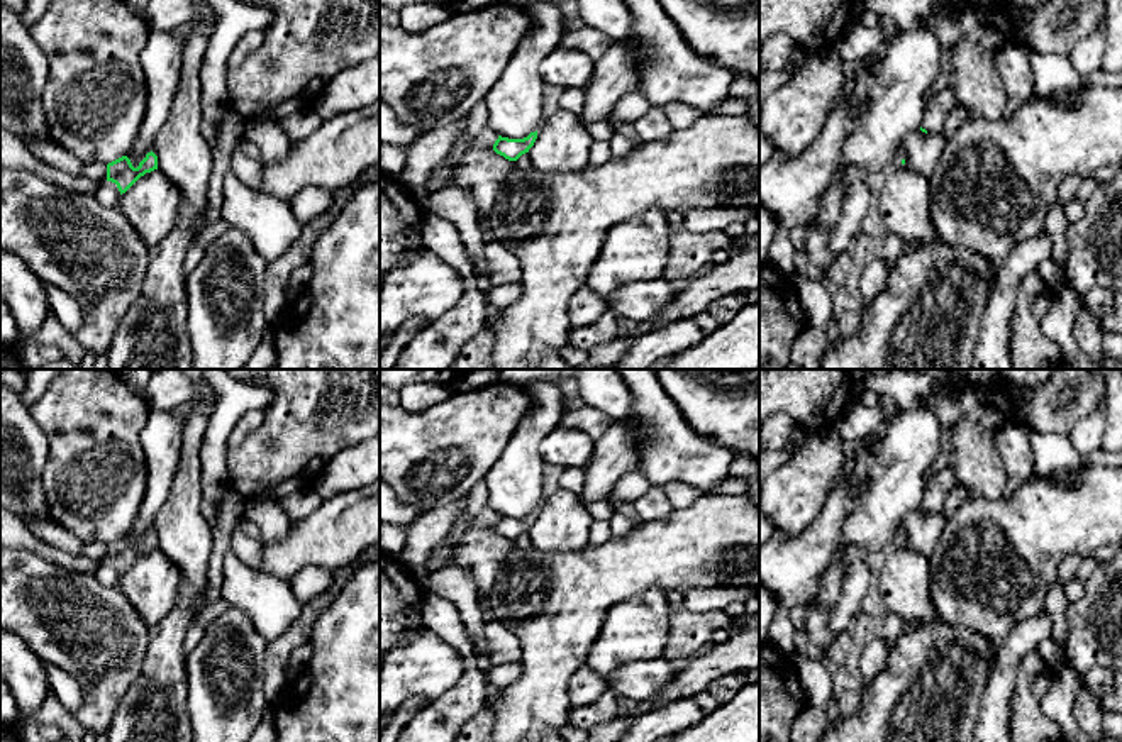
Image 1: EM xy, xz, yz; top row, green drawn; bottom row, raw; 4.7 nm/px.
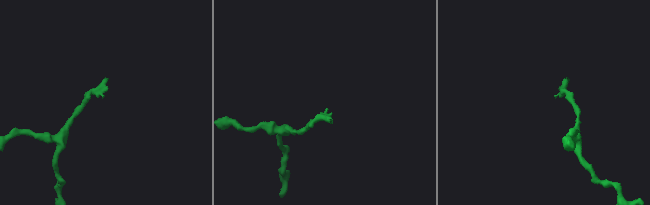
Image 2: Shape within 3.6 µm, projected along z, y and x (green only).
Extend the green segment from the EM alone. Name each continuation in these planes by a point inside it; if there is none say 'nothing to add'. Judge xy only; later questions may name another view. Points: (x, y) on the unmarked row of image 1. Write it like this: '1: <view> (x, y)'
nothing to add

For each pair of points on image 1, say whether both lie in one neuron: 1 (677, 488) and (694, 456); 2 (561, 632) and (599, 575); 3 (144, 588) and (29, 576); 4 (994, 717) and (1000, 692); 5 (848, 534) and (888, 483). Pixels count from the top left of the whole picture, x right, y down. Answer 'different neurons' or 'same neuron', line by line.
1: different neurons
2: same neuron
3: different neurons
4: same neuron
5: same neuron

